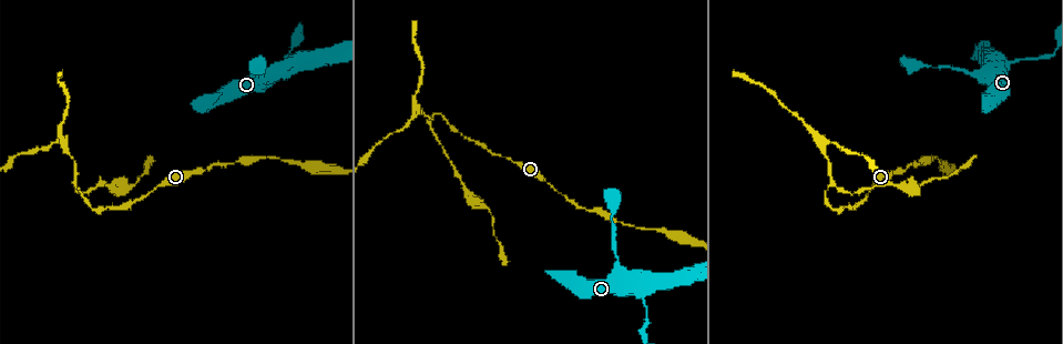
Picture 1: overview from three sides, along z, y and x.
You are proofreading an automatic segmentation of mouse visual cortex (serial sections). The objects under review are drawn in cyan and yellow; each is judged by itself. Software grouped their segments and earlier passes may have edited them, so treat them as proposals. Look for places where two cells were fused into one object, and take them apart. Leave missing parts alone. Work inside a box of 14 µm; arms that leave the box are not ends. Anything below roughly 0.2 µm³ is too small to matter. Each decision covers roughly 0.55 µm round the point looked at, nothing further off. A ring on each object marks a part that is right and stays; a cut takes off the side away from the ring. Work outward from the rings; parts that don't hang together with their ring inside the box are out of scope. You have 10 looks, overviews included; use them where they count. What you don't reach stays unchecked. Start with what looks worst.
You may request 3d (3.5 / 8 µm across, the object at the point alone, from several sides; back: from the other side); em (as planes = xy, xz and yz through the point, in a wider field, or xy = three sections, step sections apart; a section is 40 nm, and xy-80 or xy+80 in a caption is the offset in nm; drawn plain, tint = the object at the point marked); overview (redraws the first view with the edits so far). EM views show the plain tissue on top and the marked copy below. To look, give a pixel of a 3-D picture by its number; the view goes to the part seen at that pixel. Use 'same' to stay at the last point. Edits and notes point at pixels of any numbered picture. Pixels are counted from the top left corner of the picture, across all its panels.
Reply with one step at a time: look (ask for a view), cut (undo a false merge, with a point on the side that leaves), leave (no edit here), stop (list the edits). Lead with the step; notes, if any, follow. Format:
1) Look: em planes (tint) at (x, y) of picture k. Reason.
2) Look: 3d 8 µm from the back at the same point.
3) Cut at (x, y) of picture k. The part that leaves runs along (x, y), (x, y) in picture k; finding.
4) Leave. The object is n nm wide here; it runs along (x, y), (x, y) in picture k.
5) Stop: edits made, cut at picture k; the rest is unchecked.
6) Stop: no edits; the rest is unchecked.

Look: 3d 8 µm from the back at (73, 186) of picture 1. Three arms meet.

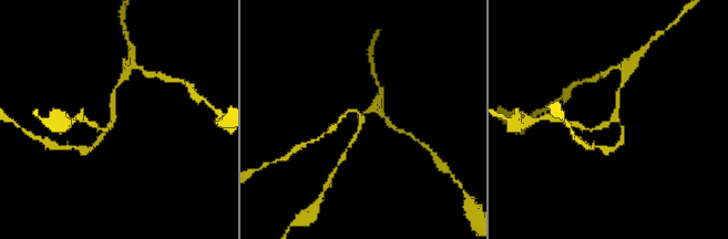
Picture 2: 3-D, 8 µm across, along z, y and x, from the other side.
Look: em xy step 5 (tint) at (112, 118) of picture 2.

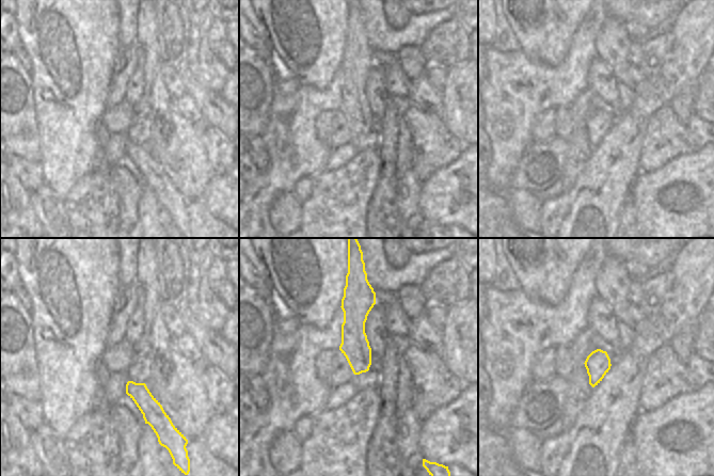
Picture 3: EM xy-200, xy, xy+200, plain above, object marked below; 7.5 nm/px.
Leave. The arms are 150, 150, 200 nm wide; it runs along (616, 144), (622, 136), (616, 120), (590, 128) in picture 2; all the same cell.

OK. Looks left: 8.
Look: 3d 3.5 µm at (553, 187) of picture 1. Thick turns thin.

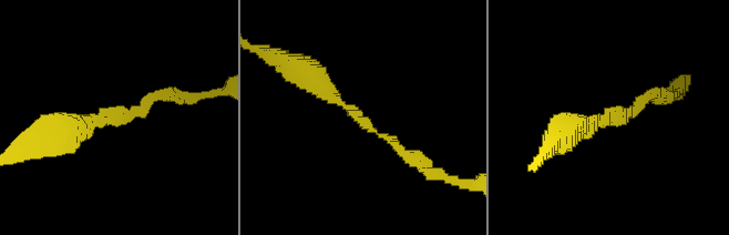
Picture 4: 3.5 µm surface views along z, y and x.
Look: em xy step 5 (tint) at (106, 119) of picture 4. The arms are 150, 350 nm wide; now the EM.

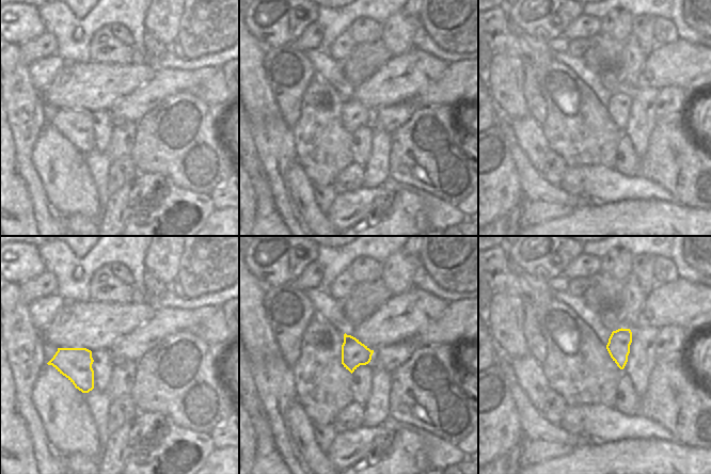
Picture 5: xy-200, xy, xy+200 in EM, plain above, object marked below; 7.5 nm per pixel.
Leave. It runs along (298, 69), (407, 156) in picture 4; one cell here.

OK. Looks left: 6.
Look: 3d 3.5 µm at (59, 141) of picture 1.

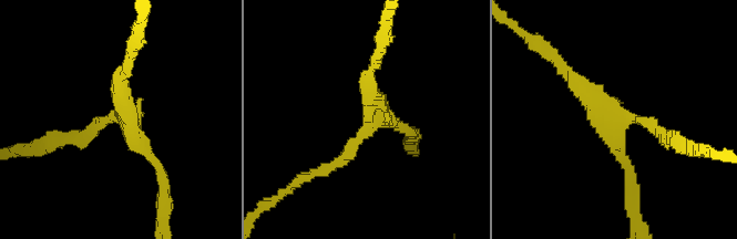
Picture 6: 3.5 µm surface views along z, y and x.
Look: em xy step 3 (tint) at (123, 120) of picture 6. Now the EM.

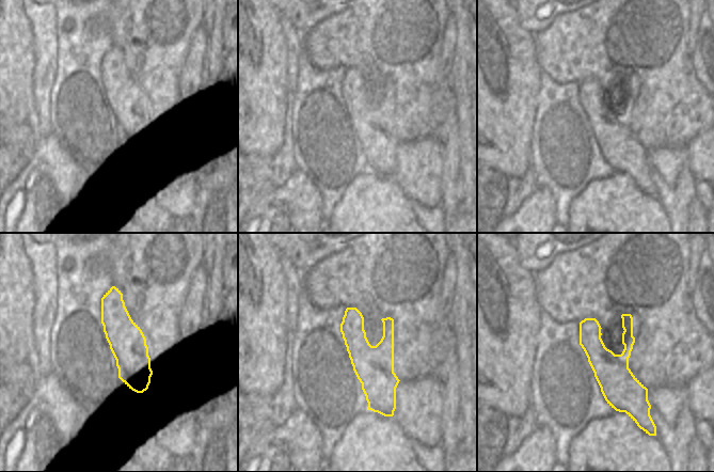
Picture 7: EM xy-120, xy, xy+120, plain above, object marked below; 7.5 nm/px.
Leave. It runs along (407, 130), (382, 113), (349, 153), (315, 173) in picture 6; continuous, no second cell.

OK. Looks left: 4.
Look: 3d 8 µm from the back at (644, 294) of picture 1. Three-way junction.

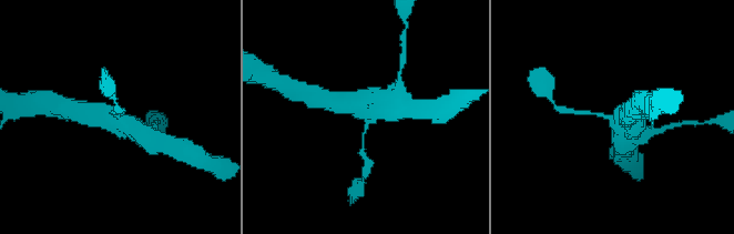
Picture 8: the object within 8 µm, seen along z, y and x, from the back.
Look: 3d 3.5 µm at (118, 119) of picture 8.

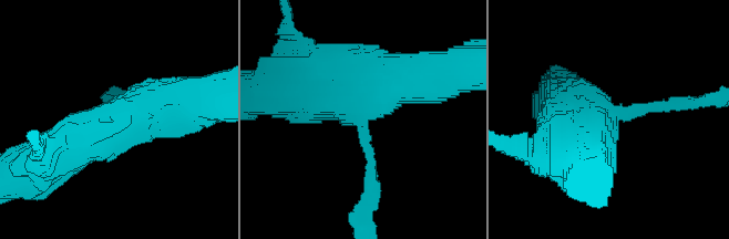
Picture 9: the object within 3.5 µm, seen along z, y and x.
Look: em xy step 1 (tint) at (609, 114) of picture 9.

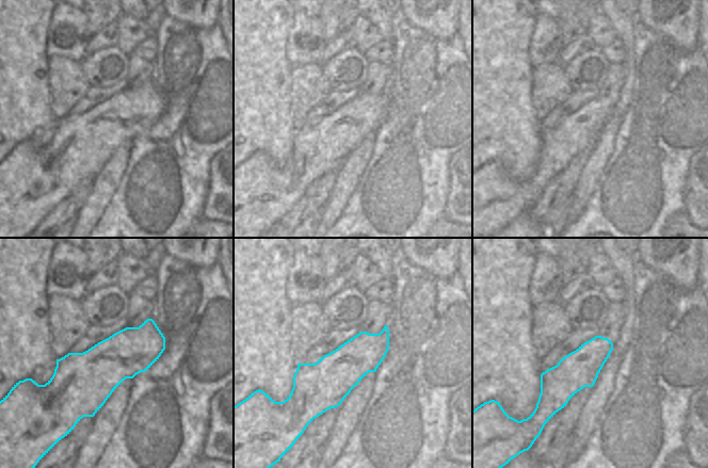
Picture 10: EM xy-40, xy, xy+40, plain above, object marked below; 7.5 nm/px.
Leave. It runs along (42, 163), (103, 125), (167, 102) in picture 9; one cell here.

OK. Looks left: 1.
Stop: no edits; the rest is unchecked.

